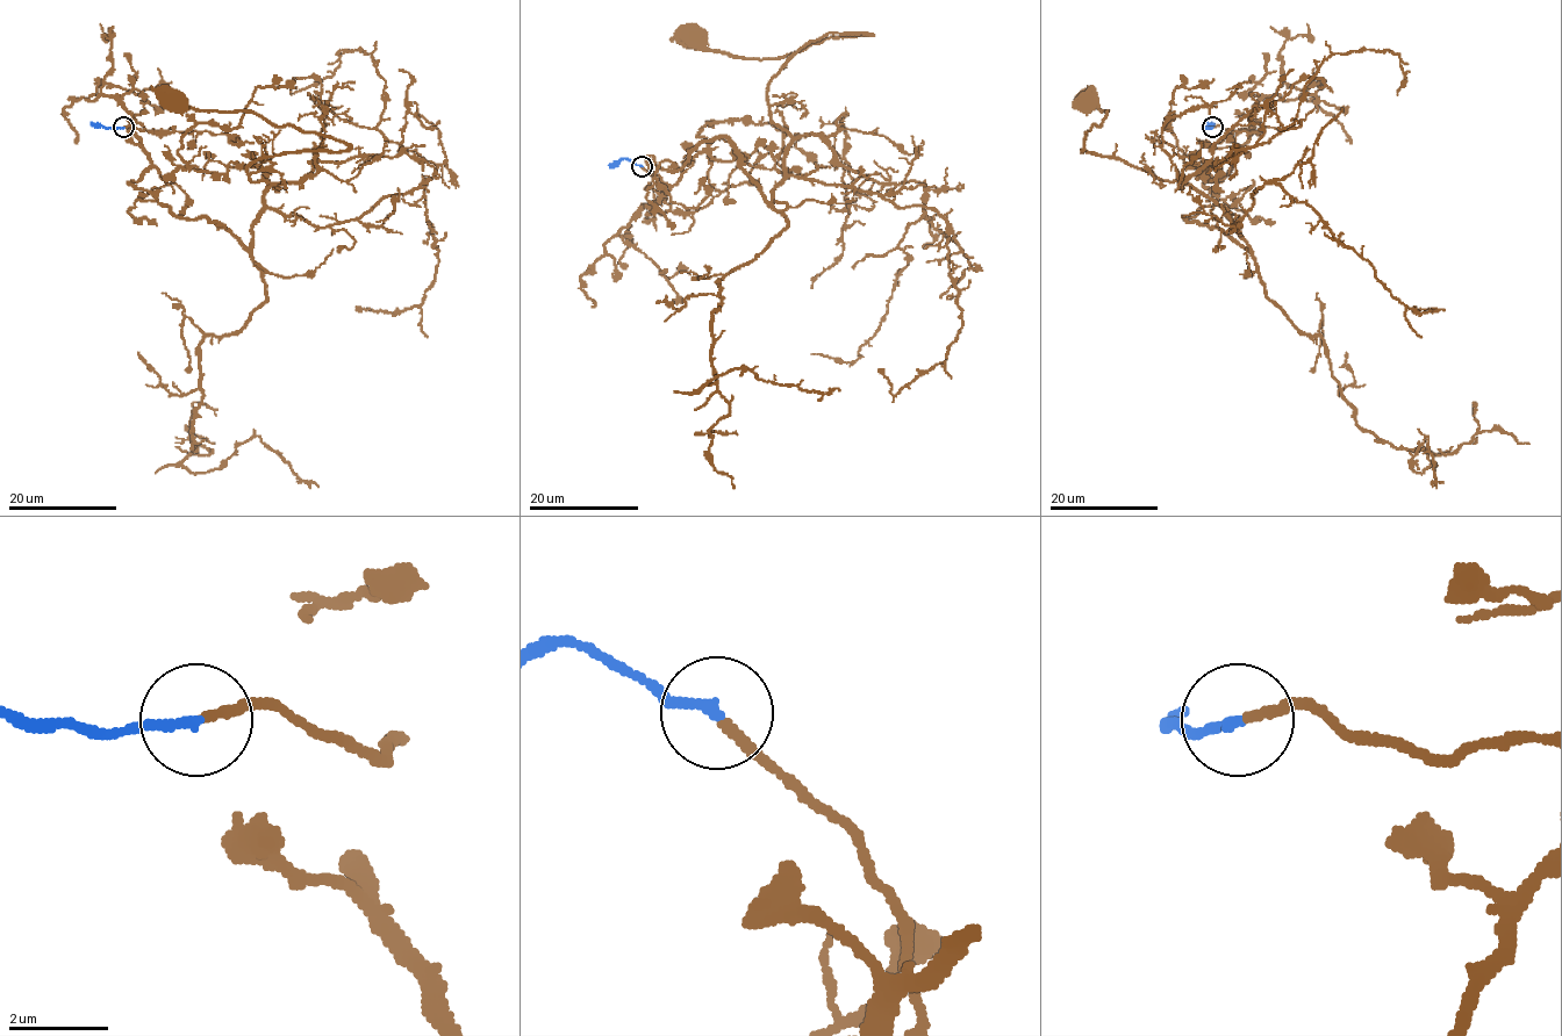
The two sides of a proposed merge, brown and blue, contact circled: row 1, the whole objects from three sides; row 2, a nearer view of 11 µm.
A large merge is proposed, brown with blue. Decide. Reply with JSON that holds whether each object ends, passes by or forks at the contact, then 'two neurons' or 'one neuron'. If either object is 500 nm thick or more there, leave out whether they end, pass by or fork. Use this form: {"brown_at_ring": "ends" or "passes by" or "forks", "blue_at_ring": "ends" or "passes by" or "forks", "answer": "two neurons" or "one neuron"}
{"brown_at_ring": "ends", "blue_at_ring": "ends", "answer": "one neuron"}

